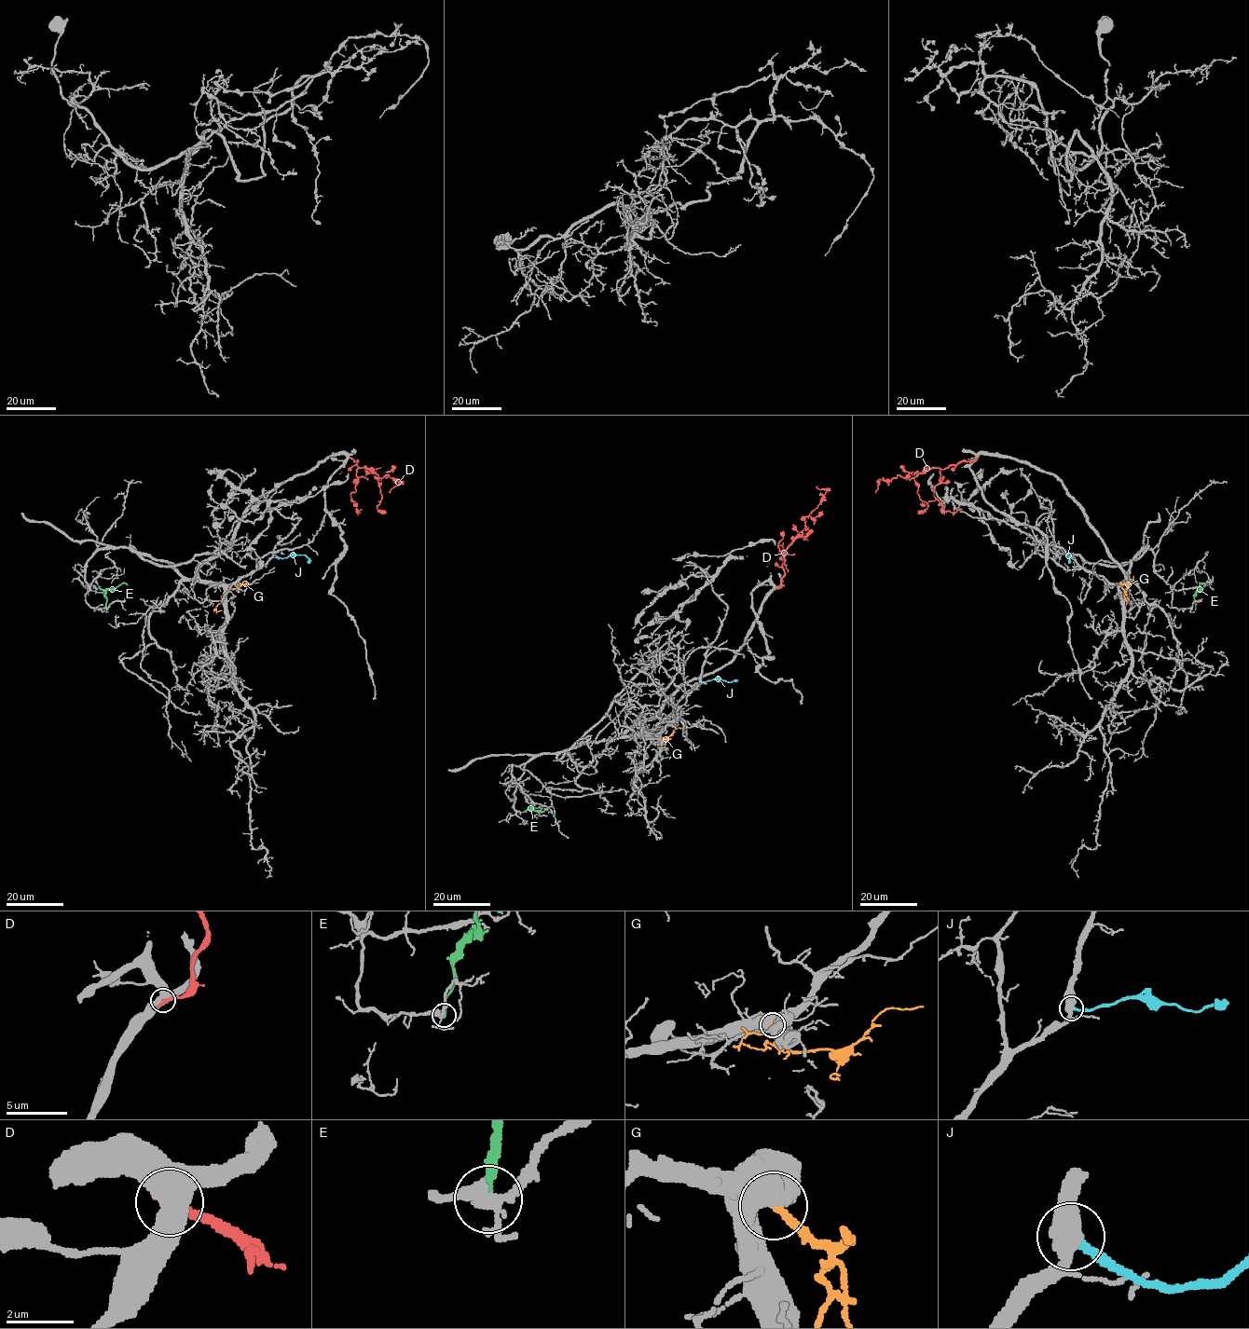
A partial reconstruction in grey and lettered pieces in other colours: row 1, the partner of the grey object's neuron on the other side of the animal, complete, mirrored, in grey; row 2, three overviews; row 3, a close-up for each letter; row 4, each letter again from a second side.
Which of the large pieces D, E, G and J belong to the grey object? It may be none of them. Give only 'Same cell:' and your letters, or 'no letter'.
Same cell: no letter

